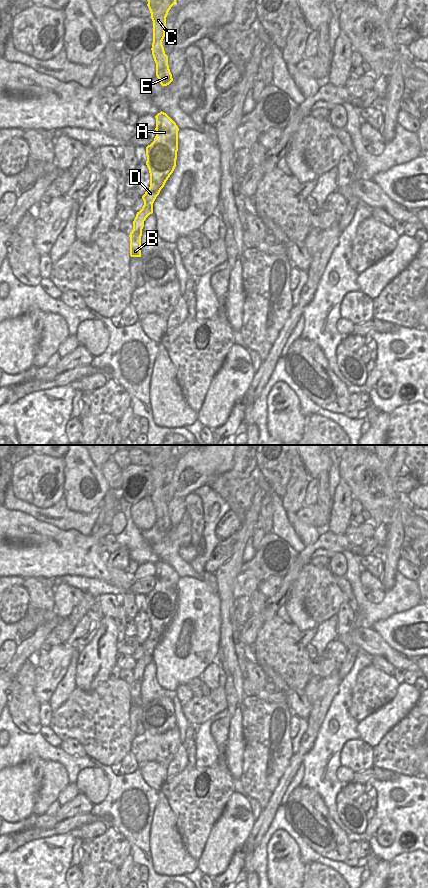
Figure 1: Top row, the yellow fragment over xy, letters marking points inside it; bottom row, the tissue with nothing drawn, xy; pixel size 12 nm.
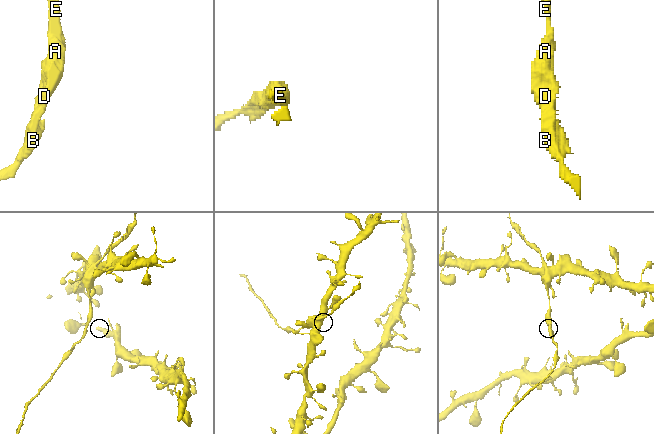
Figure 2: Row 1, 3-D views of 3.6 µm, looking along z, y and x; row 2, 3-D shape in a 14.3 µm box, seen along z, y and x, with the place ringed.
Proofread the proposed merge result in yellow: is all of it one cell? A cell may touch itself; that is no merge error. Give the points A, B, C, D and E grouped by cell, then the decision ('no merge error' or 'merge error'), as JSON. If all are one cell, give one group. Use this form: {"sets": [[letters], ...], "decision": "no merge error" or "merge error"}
{"sets": [["A", "B", "C", "D", "E"]], "decision": "no merge error"}

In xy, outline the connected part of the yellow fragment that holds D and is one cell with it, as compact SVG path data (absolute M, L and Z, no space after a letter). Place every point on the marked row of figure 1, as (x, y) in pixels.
M164 112L156 116L156 136L146 147L146 165L150 173L150 187L142 196L144 205L137 212L130 233L130 256L141 257L141 236L144 221L153 213L153 203L176 167L178 131L176 123Z

